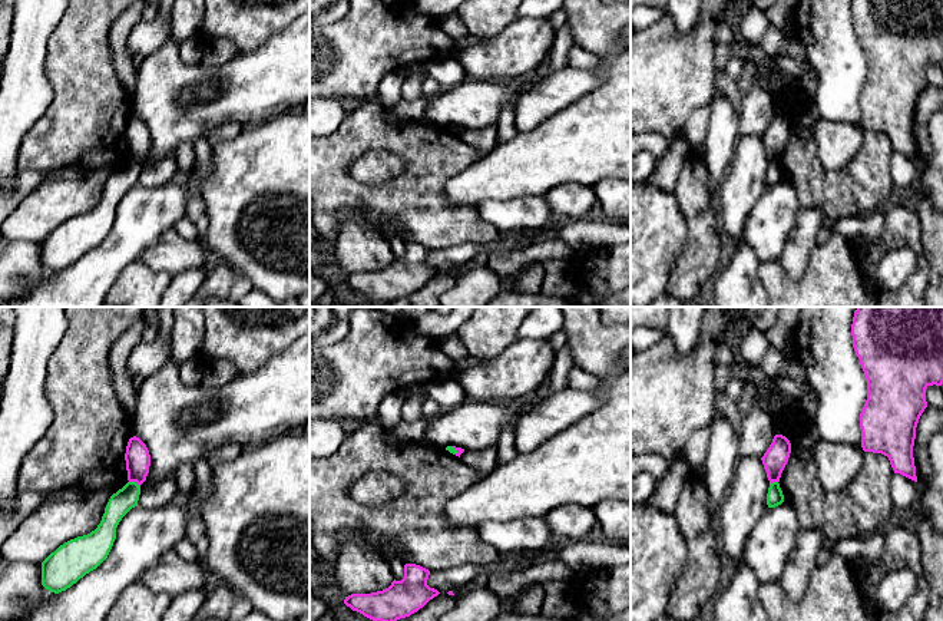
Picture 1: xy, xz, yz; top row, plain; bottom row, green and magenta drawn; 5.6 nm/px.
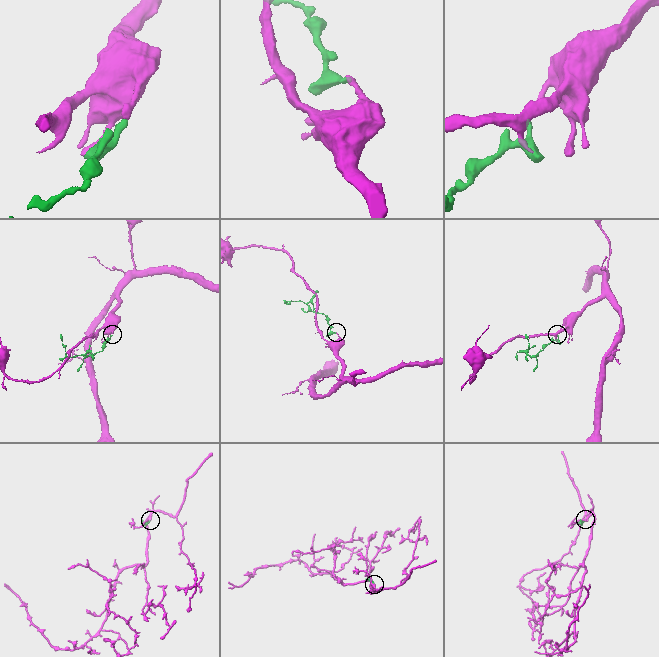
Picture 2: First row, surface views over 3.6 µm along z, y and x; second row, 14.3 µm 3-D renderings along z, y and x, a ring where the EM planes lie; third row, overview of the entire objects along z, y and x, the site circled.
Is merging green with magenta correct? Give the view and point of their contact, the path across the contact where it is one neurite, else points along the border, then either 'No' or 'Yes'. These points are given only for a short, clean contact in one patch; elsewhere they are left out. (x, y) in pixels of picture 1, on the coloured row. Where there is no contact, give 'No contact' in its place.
Touches green at xy (135, 482). Boundary: xy (129, 481), (139, 485). No

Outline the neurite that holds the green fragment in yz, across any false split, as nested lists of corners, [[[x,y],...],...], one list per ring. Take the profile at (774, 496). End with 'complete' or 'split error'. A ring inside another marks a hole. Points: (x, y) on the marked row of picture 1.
[[[778,482],[770,483],[767,493],[767,505],[768,508],[775,508],[784,502],[784,495]]]; complete

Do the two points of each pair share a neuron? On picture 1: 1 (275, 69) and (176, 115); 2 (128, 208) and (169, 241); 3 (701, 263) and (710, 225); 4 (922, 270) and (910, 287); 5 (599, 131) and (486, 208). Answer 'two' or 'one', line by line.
1: one
2: two
3: one
4: one
5: two

